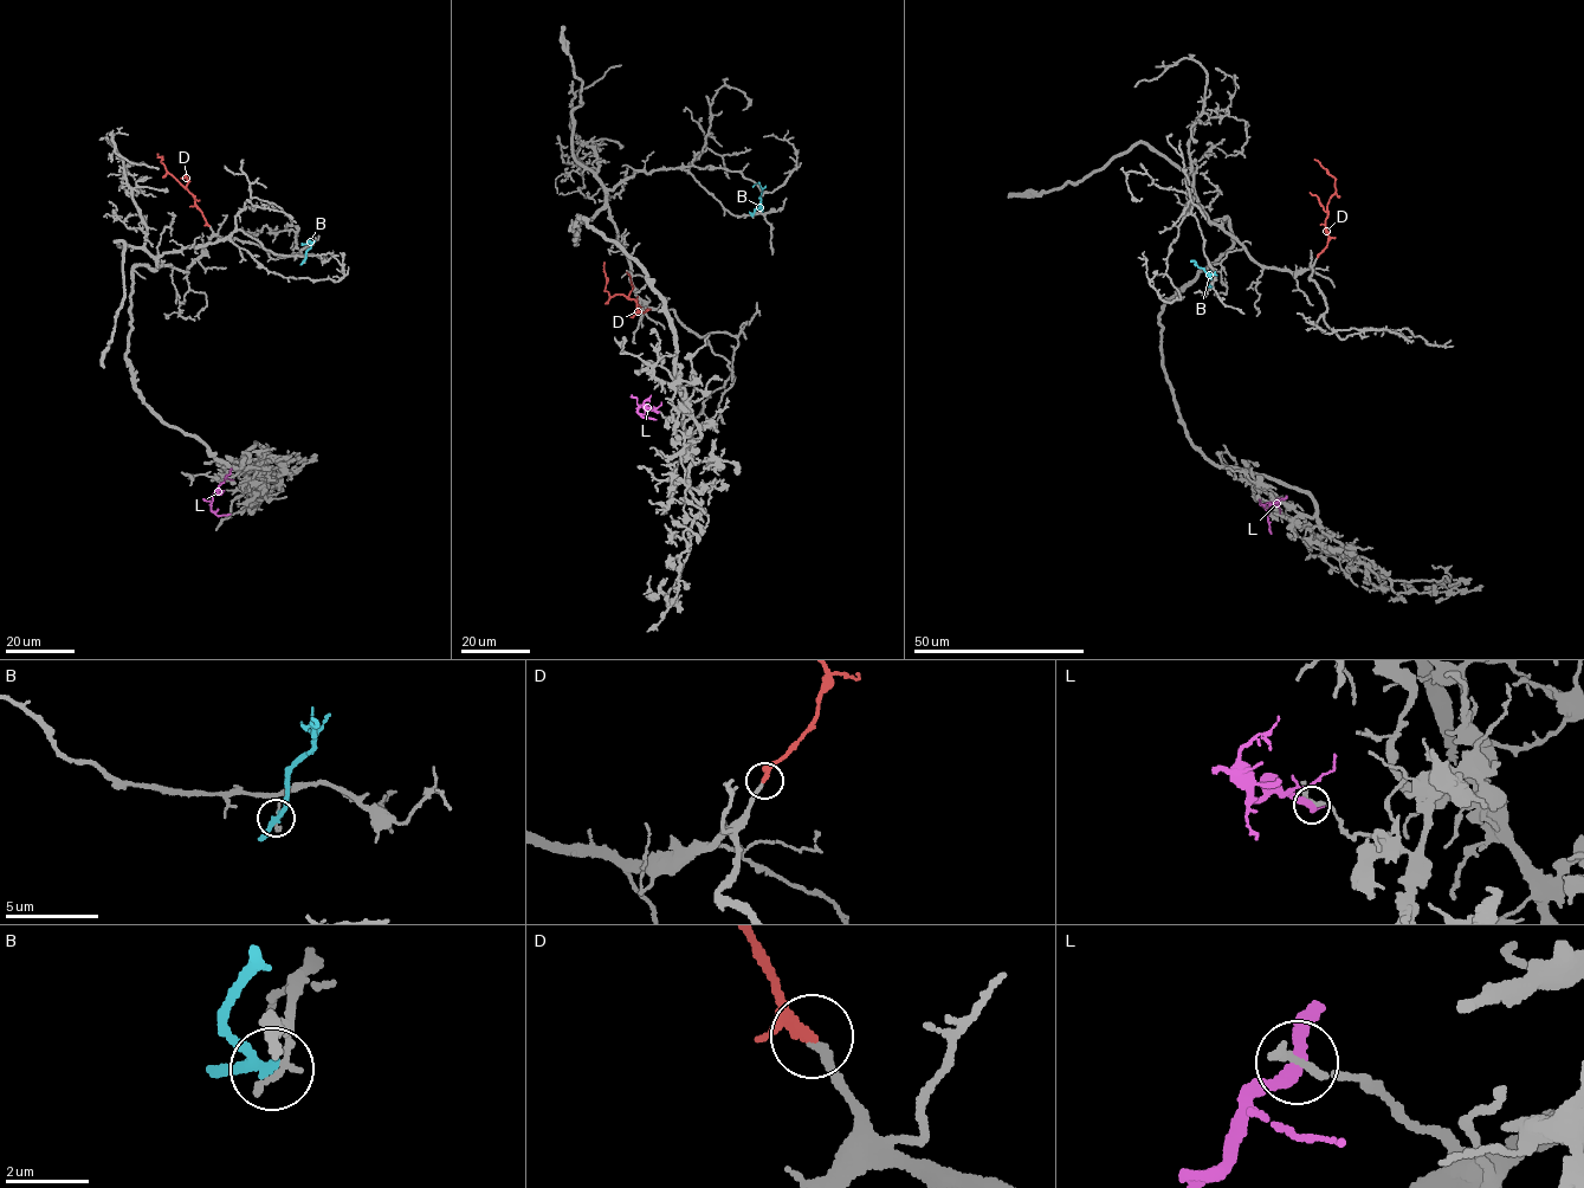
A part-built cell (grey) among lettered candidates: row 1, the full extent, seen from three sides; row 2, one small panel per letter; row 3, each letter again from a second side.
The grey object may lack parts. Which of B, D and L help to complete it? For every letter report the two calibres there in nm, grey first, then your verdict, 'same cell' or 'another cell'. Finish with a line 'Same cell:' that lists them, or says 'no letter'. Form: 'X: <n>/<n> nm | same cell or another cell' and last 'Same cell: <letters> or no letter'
B: 170/200 nm | another cell
D: 200/180 nm | same cell
L: 260/320 nm | another cell
Same cell: D

